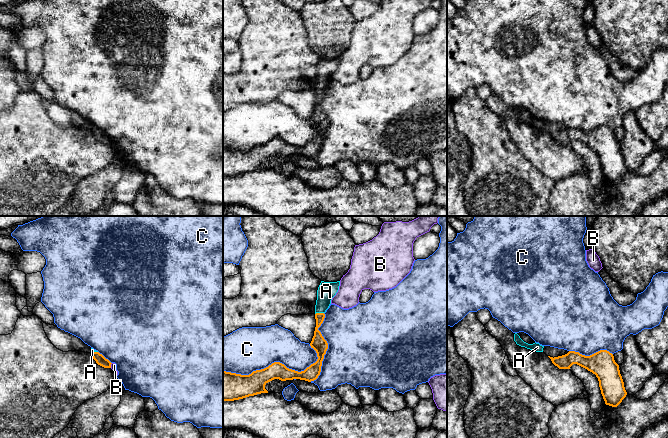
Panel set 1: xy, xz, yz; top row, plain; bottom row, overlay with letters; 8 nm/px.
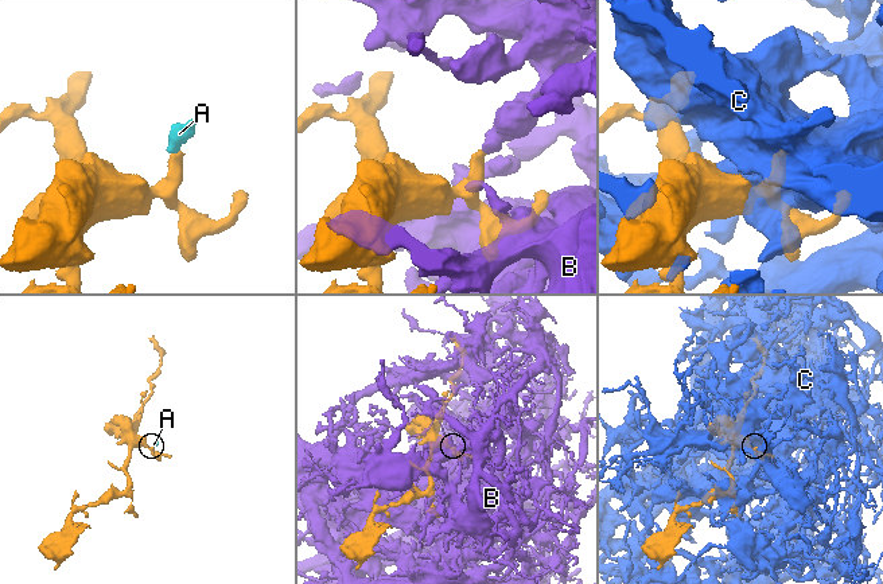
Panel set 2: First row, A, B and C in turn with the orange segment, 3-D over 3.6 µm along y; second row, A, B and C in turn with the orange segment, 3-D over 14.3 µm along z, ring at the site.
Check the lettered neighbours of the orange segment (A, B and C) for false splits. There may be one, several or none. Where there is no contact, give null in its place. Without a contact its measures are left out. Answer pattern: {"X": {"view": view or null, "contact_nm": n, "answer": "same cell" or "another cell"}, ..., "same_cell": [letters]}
{"A": {"view": "xz", "contact_nm": 70, "answer": "same cell"}, "B": {"view": "xy", "contact_nm": 40, "answer": "another cell"}, "C": {"view": "xz", "contact_nm": 800, "answer": "another cell"}, "same_cell": ["A"]}

